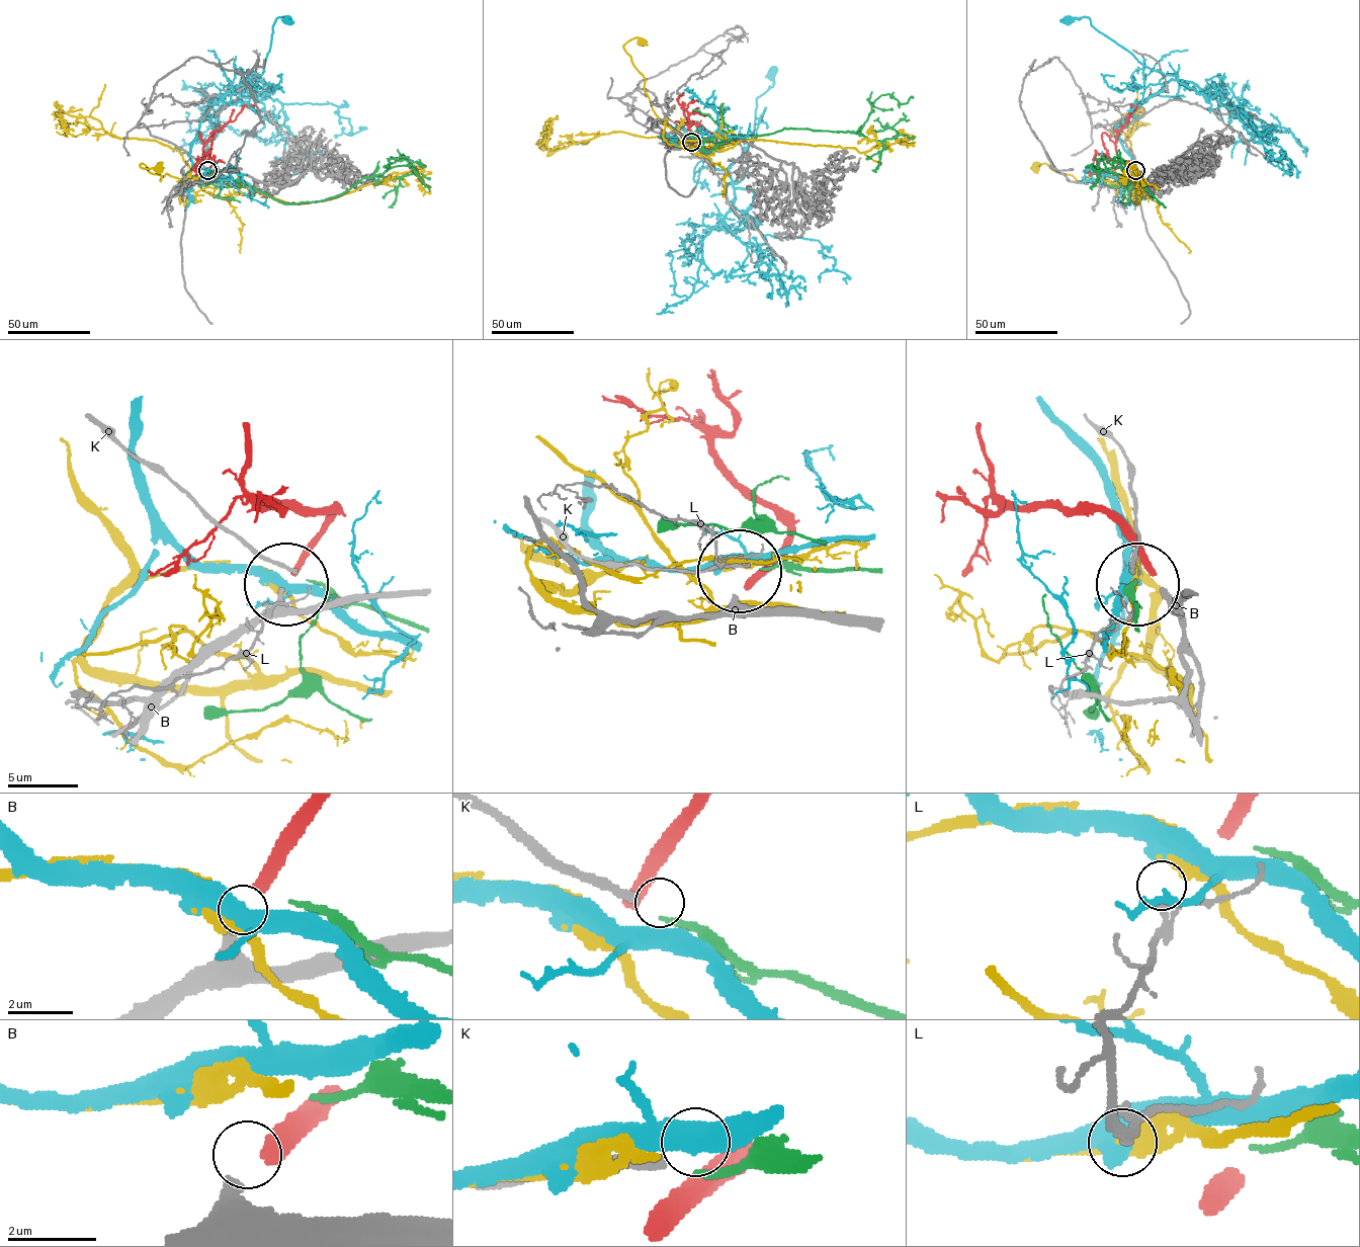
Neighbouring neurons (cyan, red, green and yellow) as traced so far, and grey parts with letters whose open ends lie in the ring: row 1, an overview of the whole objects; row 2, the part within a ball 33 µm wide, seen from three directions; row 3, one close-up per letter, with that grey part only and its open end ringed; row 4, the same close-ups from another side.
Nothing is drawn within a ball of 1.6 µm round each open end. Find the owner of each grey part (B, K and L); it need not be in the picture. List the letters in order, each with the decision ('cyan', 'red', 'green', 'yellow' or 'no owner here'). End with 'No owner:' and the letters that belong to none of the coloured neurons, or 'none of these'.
B: red
K: no owner here
L: yellow
No owner: K

